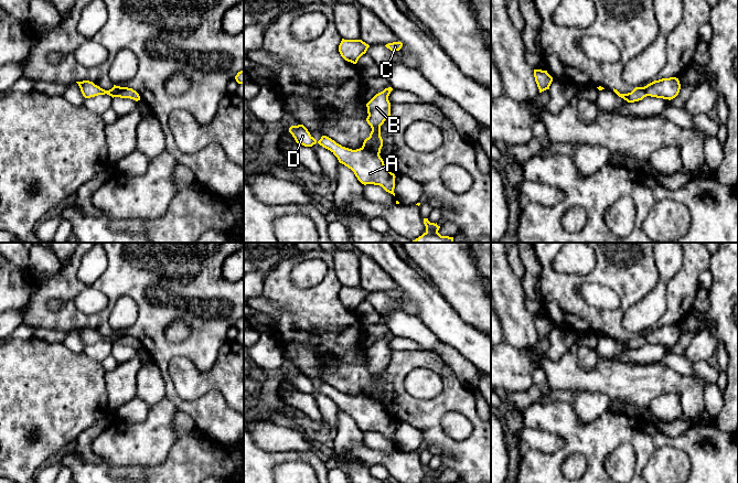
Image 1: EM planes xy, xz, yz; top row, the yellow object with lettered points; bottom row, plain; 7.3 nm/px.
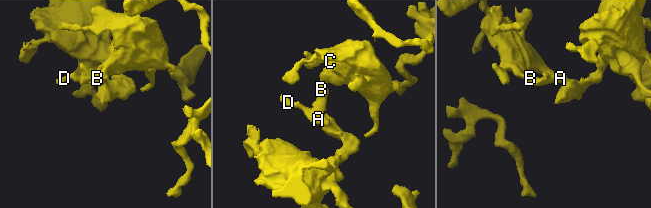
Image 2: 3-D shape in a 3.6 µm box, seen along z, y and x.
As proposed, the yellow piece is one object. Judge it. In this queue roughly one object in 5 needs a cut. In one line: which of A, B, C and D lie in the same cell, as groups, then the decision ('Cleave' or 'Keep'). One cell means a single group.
Groups: A D / B C. Cleave

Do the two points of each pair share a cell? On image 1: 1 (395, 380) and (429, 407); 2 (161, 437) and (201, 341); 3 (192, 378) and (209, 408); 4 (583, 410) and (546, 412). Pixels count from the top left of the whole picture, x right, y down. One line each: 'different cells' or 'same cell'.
1: same cell
2: different cells
3: different cells
4: different cells

